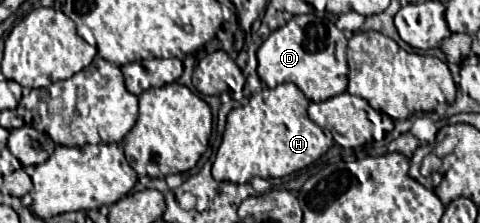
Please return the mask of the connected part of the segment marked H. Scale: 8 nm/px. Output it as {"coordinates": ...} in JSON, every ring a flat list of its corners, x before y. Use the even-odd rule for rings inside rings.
{"coordinates":[[286,82,286,84,280,84,272,90,267,87,262,88,262,92,249,98,246,106,232,110,228,114,222,144,220,144,216,160,212,164,214,180,232,182,232,184,246,184,256,176,260,176,260,178,284,178,284,176,290,176,306,168,306,166,310,166,314,160,318,160,324,152,327,152,334,145,334,140,332,134,325,134,318,124,314,124,308,118,308,112,306,112,308,104,310,104,308,98,296,86,292,82]]}

